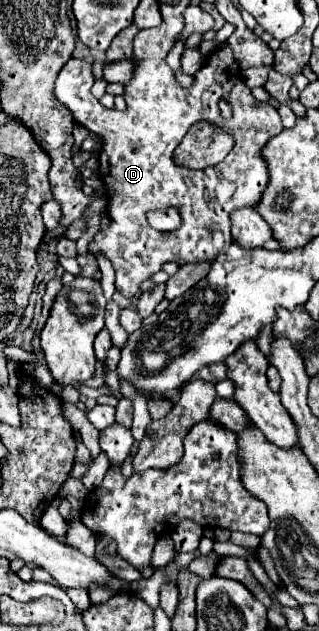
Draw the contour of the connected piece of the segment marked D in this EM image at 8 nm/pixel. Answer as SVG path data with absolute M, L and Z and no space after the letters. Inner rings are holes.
M227 44L207 58L205 66L193 76L195 84L191 88L181 88L175 82L165 60L133 60L139 70L135 70L135 78L125 86L125 112L105 108L91 94L95 80L93 62L71 58L55 80L55 96L59 102L69 106L75 122L103 140L99 174L101 180L113 188L107 208L111 224L97 232L89 244L89 252L103 252L113 262L117 272L115 286L125 298L133 298L139 292L139 284L159 272L165 262L175 262L179 266L213 262L217 254L231 246L231 212L239 208L257 208L261 202L269 182L267 160L261 150L271 136L283 130L279 110L269 106L269 102L255 100L251 88L239 80L241 70ZM227 92L233 104L233 118L223 122L217 102L221 96L227 96ZM197 122L209 122L213 128L229 132L235 138L235 146L227 158L205 170L189 170L173 162L175 148ZM163 208L179 210L183 218L181 228L159 232L149 226L147 212Z

